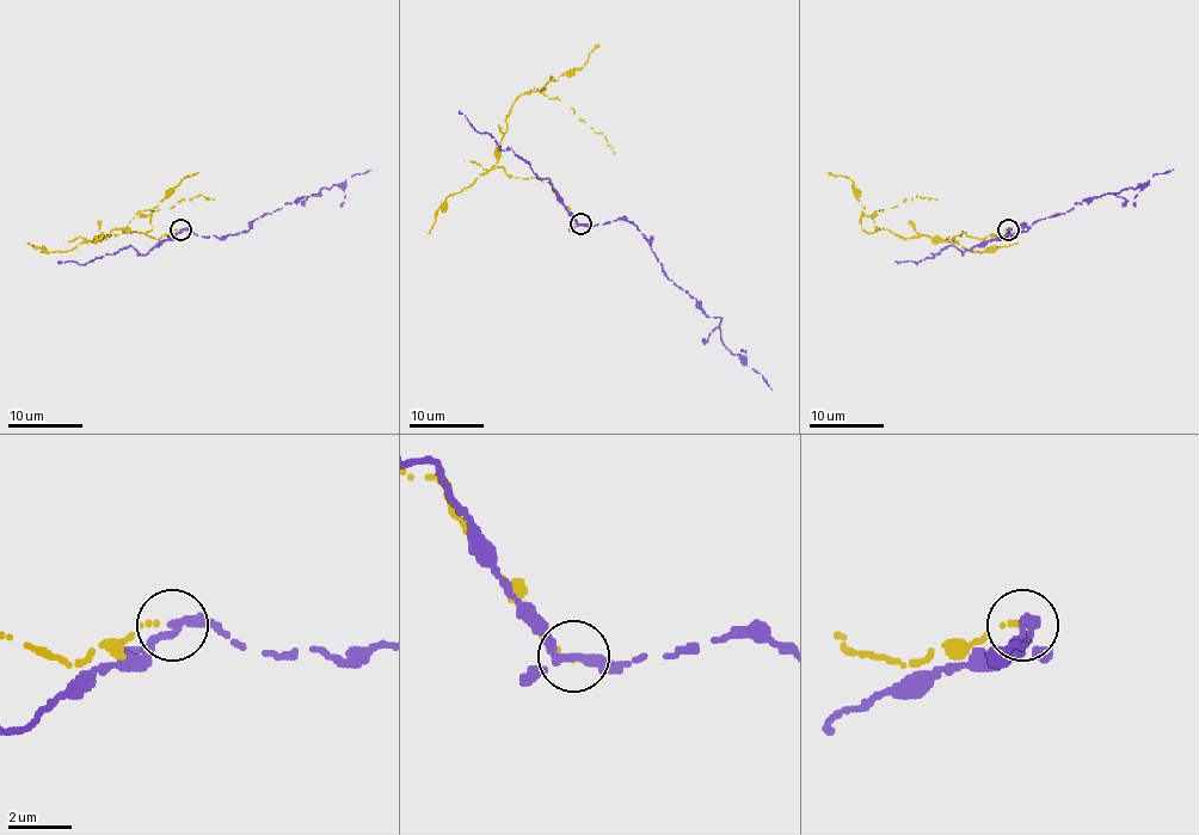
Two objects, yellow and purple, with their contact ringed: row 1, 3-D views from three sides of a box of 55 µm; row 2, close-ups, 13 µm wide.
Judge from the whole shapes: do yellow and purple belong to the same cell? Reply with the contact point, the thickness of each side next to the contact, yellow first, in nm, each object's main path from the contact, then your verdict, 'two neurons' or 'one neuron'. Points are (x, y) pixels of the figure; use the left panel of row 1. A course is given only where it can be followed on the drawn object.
place (180, 229); calibres 110 and 220 nm; course yellow (180, 229), (159, 239), (137, 232), (94, 240), (121, 229), (147, 233), (148, 209), (202, 194), (214, 200); course purple (180, 229), (202, 237), (238, 235), (247, 232), (256, 219), (286, 203), (319, 194), (321, 189), (372, 170); two neurons

